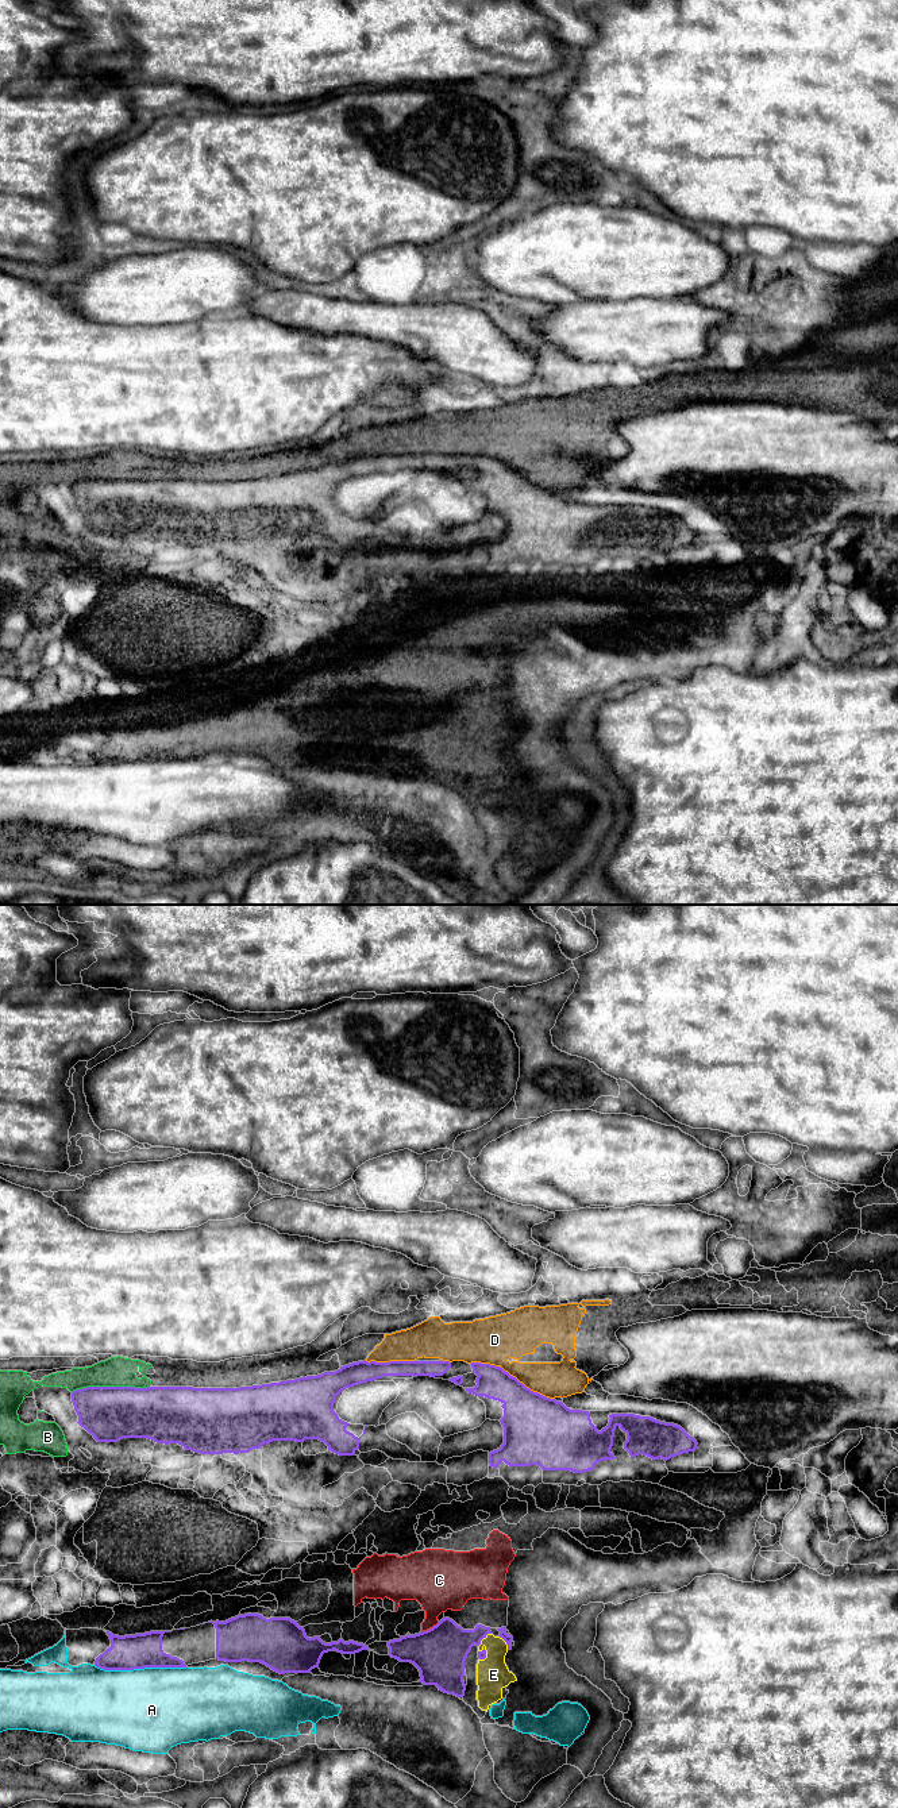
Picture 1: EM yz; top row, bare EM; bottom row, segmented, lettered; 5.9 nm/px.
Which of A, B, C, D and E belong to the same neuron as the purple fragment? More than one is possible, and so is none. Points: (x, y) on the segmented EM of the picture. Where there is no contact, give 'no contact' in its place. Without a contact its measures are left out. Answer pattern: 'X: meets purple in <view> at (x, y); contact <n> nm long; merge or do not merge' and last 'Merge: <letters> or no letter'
A: meets purple in yz at (141, 1668); contact 550 nm long; do not merge
B: meets purple in yz at (110, 1387); contact 460 nm long; do not merge
C: meets purple in yz at (430, 1629); contact 130 nm long; do not merge
D: meets purple in yz at (528, 1388); contact 380 nm long; do not merge
E: meets purple in yz at (482, 1638); contact 120 nm long; do not merge
Merge: no letter

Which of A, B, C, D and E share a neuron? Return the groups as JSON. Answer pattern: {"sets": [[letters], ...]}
{"sets": [["A"], ["B", "D"], ["C", "E"]]}

